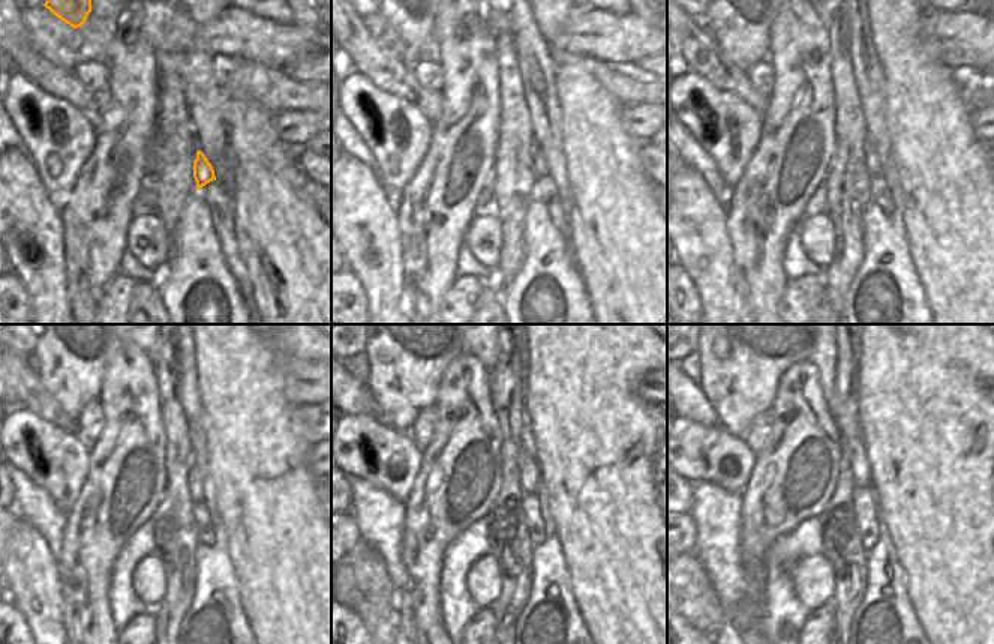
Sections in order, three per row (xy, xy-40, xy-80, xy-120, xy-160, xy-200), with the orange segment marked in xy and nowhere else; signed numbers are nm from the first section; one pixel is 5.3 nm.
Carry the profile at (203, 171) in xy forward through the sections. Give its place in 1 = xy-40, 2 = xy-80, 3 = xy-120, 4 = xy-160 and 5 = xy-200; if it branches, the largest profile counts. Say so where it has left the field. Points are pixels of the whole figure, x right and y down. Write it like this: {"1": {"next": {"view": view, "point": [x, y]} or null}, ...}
{"1": {"next": {"view": "xy-40", "point": [538, 164]}}, "2": {"next": {"view": "xy-80", "point": [871, 159]}}, "3": {"next": {"view": "xy-120", "point": [194, 476]}}, "4": {"next": {"view": "xy-160", "point": [526, 464]}}, "5": {"next": {"view": "xy-200", "point": [859, 466]}}}

